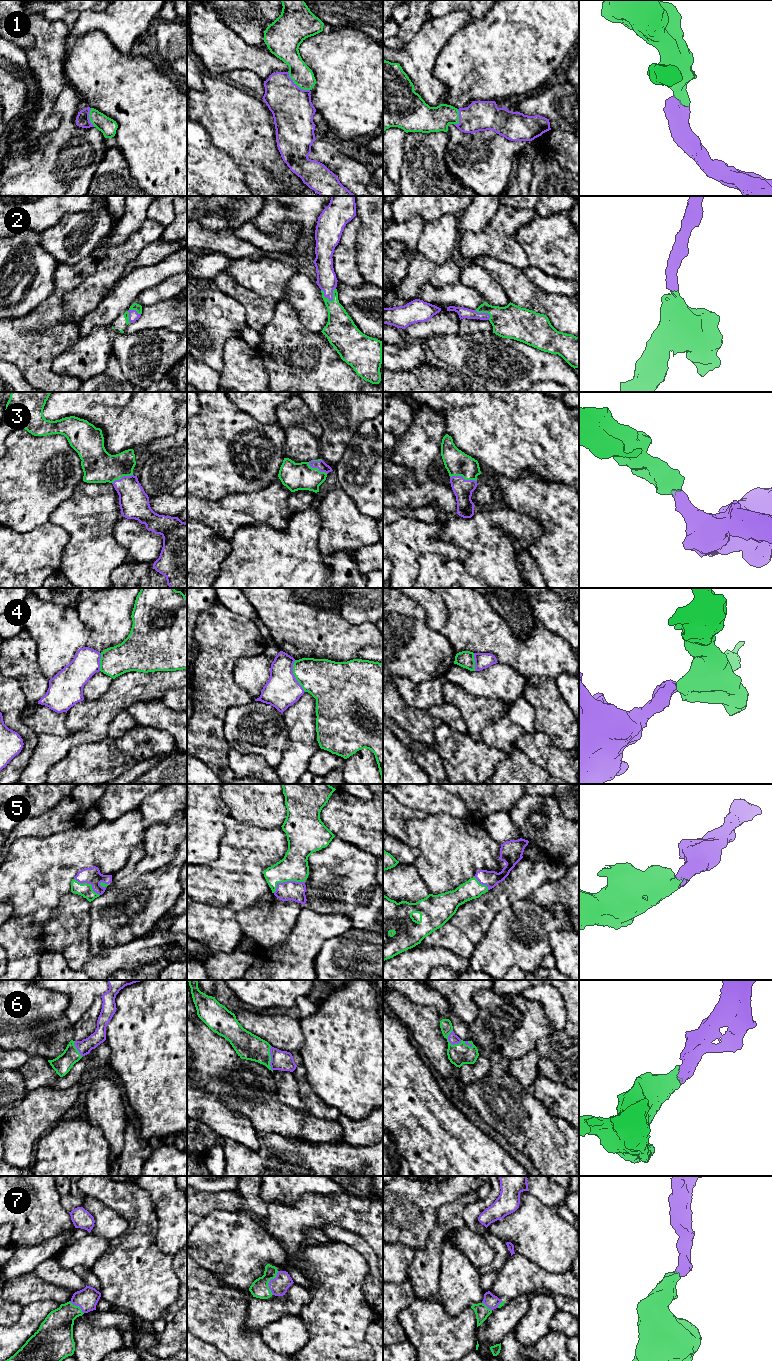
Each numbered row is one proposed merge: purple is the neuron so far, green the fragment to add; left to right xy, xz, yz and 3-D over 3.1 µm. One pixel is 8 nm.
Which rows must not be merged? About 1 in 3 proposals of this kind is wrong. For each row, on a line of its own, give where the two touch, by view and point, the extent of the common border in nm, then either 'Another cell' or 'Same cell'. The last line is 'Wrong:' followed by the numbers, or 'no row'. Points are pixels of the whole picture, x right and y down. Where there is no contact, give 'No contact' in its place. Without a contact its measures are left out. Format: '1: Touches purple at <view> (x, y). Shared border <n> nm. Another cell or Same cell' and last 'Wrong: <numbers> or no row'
1: Touches purple at xz (295, 84). Shared border 240 nm. Same cell
2: Touches purple at xz (326, 297). Shared border 130 nm. Same cell
3: Touches purple at yz (462, 477). Shared border 220 nm. Same cell
4: Touches purple at xz (294, 676). Shared border 280 nm. Another cell
5: Touches purple at xz (287, 881). Shared border 260 nm. Same cell
6: Touches purple at yz (449, 1041). Shared border 130 nm. Same cell
7: Touches purple at xz (269, 1282). Shared border 200 nm. Same cell
Wrong: 4

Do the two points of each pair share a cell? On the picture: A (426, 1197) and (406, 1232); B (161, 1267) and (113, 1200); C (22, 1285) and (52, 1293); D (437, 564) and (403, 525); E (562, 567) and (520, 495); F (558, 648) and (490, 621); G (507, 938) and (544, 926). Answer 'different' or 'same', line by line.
A: same
B: same
C: same
D: different
E: same
F: same
G: same

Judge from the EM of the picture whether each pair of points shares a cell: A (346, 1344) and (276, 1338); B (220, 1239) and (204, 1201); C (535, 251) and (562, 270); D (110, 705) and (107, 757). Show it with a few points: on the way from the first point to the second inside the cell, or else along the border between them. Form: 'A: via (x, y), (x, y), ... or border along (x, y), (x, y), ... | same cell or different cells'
A: border along (302, 1318), (307, 1332), (307, 1342), (298, 1350) | different cells
B: border along (232, 1210), (213, 1210), (197, 1224) | different cells
C: via (542, 251), (555, 263) | same cell
D: border along (107, 736), (101, 740), (84, 743) | different cells

